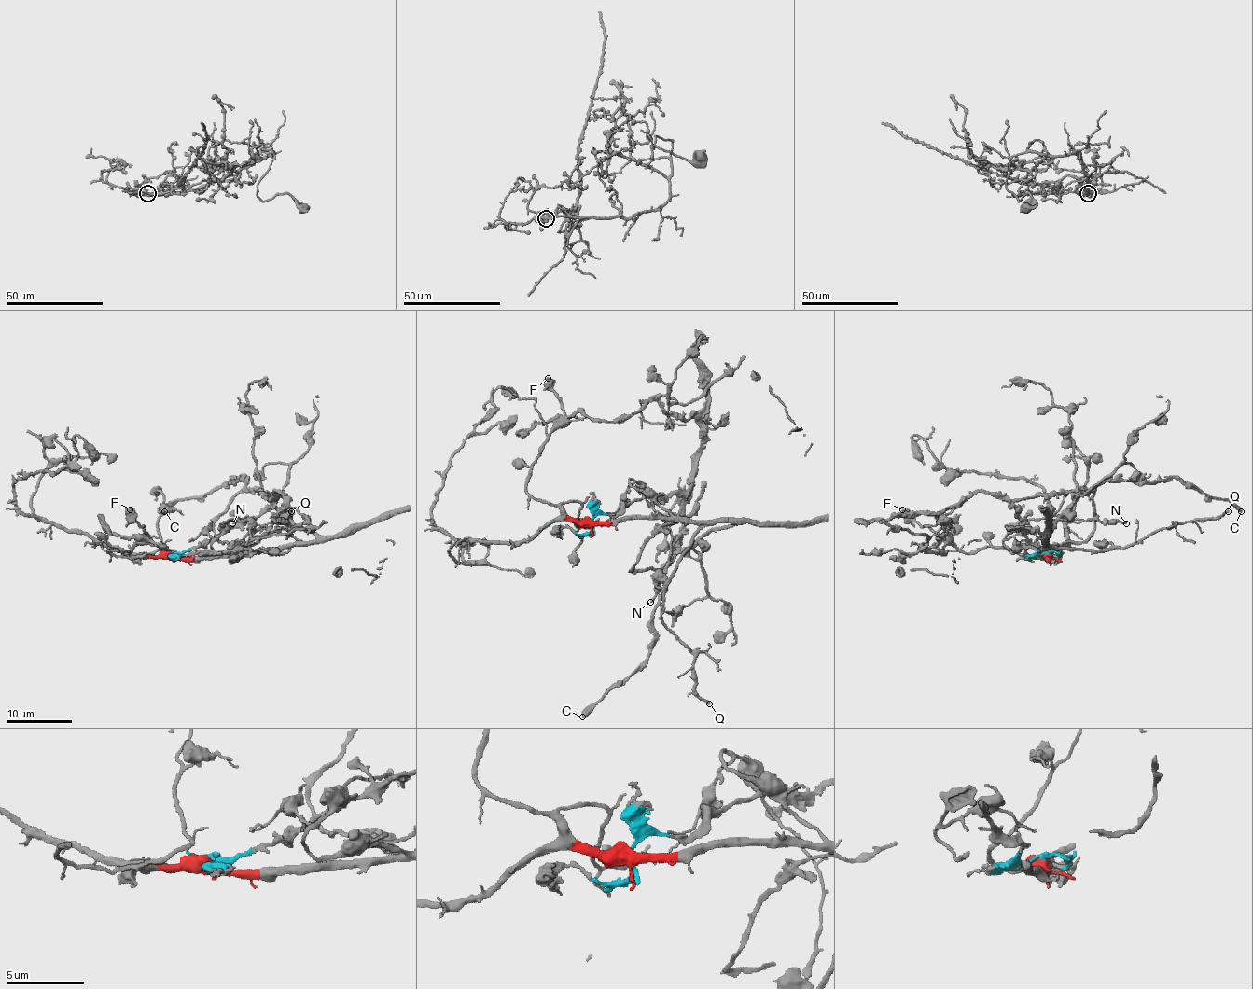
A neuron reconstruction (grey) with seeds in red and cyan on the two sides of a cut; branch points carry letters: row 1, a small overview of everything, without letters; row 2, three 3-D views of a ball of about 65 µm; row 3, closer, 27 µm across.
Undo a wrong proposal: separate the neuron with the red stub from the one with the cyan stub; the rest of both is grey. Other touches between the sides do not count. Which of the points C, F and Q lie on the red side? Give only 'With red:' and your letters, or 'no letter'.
With red: F, Q

